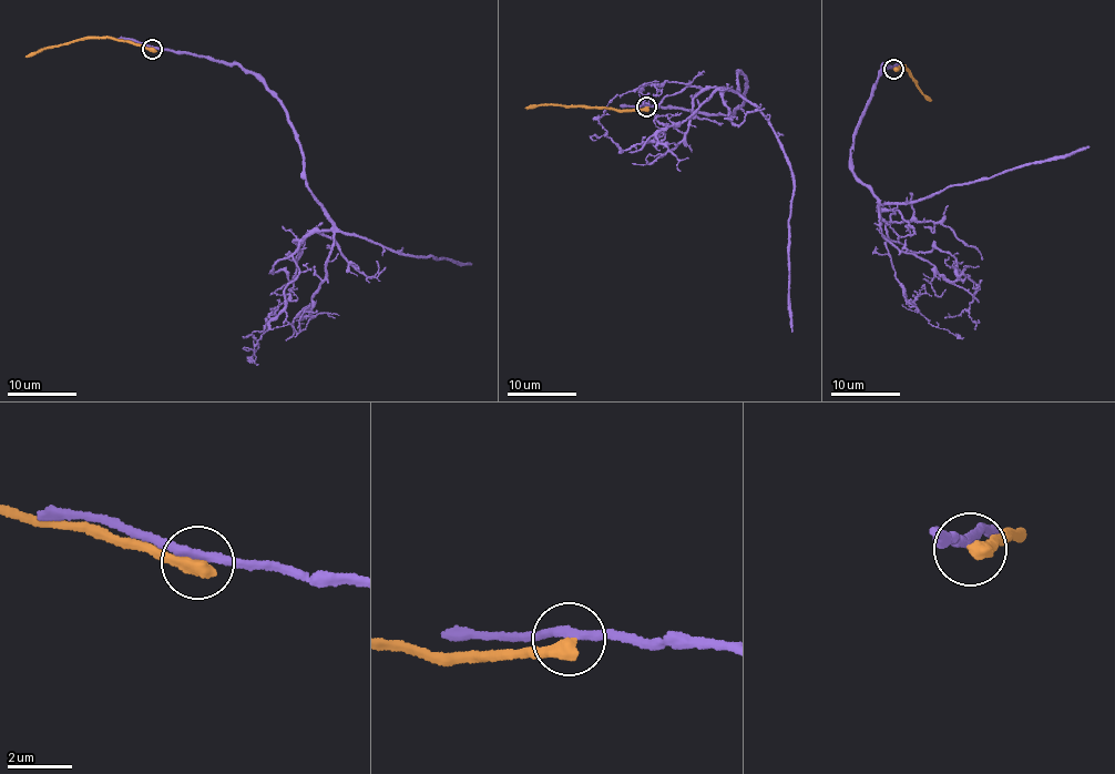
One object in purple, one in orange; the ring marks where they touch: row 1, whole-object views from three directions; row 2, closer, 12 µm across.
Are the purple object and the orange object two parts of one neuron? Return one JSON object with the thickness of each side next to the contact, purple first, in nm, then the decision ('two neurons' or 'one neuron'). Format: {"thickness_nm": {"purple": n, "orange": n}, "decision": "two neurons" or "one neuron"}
{"thickness_nm": {"purple": 260, "orange": 500}, "decision": "two neurons"}

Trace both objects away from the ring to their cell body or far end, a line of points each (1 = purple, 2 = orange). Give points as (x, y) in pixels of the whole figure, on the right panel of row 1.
1: (893, 68), (881, 64), (855, 138), (852, 170), (881, 204), (926, 199), (1088, 146)
2: (893, 69), (903, 65), (912, 73), (931, 101)

